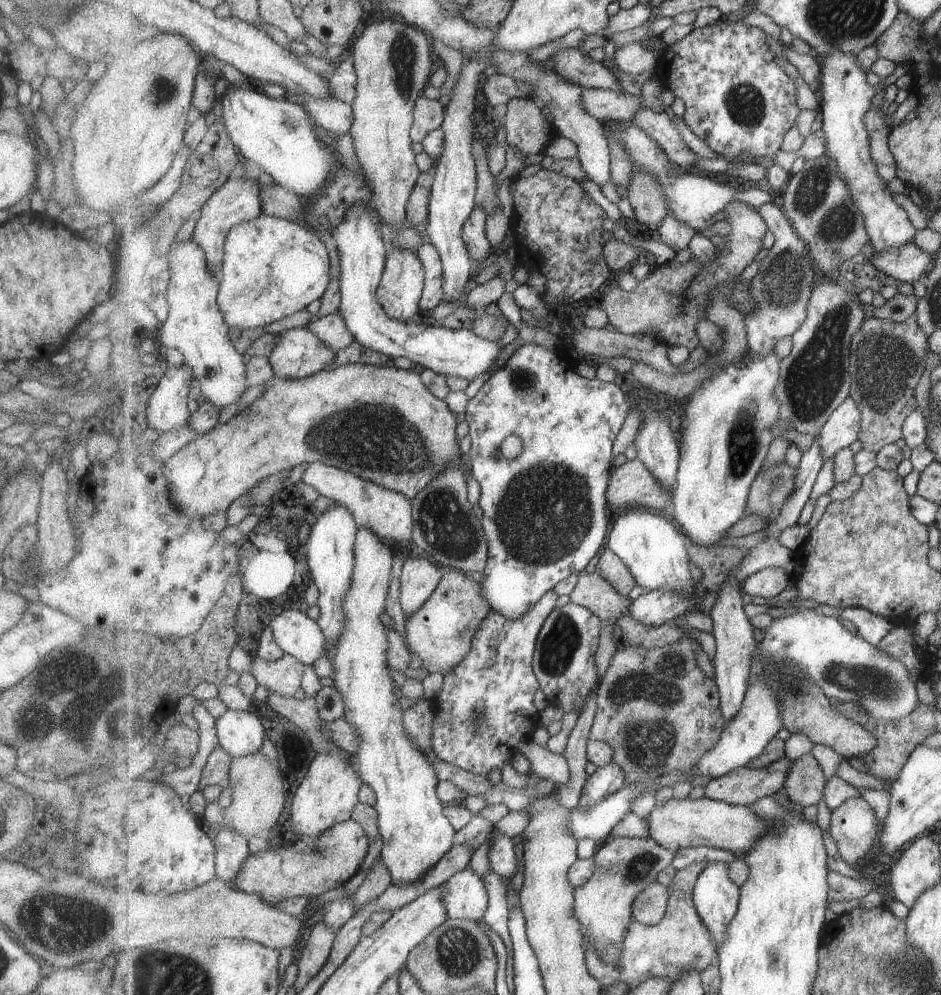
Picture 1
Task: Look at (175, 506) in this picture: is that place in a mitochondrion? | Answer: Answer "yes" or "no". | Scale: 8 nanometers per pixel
no

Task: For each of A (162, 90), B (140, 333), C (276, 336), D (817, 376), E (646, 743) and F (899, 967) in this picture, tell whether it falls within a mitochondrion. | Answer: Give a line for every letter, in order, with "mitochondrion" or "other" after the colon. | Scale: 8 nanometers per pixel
A: mitochondrion
B: other
C: other
D: mitochondrion
E: mitochondrion
F: mitochondrion

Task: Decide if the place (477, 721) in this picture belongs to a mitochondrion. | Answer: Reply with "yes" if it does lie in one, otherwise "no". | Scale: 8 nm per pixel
yes

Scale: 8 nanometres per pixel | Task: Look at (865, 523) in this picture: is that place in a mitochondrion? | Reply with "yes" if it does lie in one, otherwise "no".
no

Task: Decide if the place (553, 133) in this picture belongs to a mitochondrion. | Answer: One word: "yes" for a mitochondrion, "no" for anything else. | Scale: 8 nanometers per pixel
no

